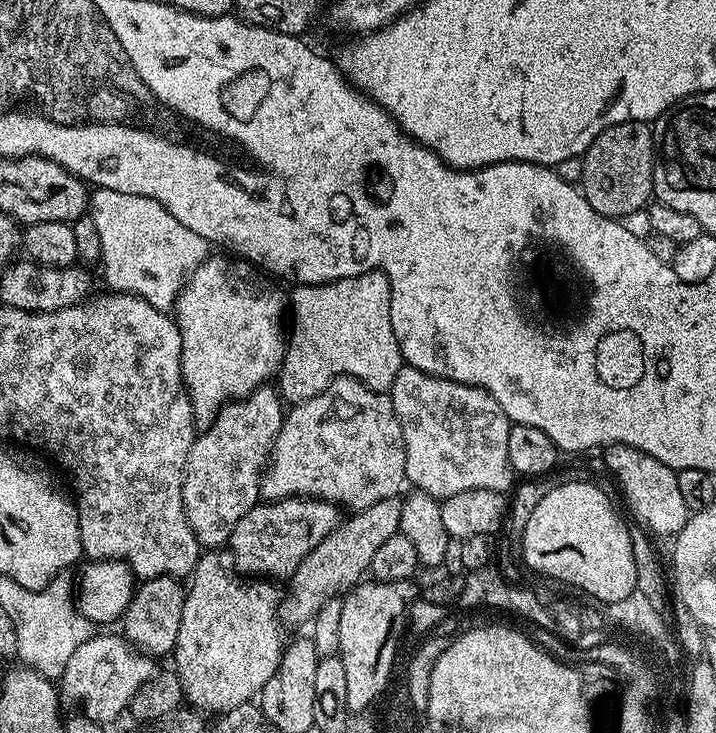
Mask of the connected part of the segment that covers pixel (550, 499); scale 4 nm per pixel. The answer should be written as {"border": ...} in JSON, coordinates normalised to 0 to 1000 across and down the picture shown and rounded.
{"border":[[[799,655],[795,660],[767,664],[763,679],[746,690],[740,712],[735,712],[732,731],[726,737],[725,752],[732,753],[732,764],[749,780],[767,786],[771,791],[784,791],[788,797],[800,797],[811,802],[821,813],[839,819],[844,827],[869,821],[874,810],[888,806],[888,779],[885,778],[885,750],[877,727],[878,716],[866,711],[855,682],[832,660],[820,660],[816,655]]]}

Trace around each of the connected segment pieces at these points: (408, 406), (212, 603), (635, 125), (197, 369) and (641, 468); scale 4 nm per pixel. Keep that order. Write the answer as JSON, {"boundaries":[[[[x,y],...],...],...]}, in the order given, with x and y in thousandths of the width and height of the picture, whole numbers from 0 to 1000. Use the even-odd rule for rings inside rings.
{"boundaries":[[[[560,499],[547,523],[545,539],[550,565],[556,565],[556,576],[561,581],[567,614],[564,648],[577,667],[619,679],[645,674],[645,668],[690,668],[708,673],[716,664],[718,645],[709,633],[712,574],[679,531],[642,524],[638,518],[627,518],[624,513],[603,513],[582,502]]],[[[291,750],[281,757],[274,776],[267,783],[265,795],[260,802],[257,825],[254,827],[254,854],[249,854],[249,870],[246,872],[246,883],[243,885],[243,896],[246,895],[246,907],[243,915],[247,925],[251,926],[251,940],[257,943],[257,955],[261,956],[270,967],[278,969],[281,973],[302,971],[296,974],[311,974],[327,969],[327,963],[338,963],[348,958],[356,956],[362,951],[366,936],[372,936],[372,930],[377,930],[378,921],[383,914],[388,914],[388,903],[394,898],[399,883],[399,868],[391,864],[394,858],[394,846],[388,836],[394,829],[394,808],[384,802],[381,793],[374,789],[342,789],[339,784],[331,783],[321,774],[320,765],[307,760],[309,754],[302,750]]],[[[881,164],[841,177],[841,183],[835,183],[816,206],[811,229],[807,250],[810,266],[818,270],[818,276],[824,276],[835,292],[870,297],[887,288],[904,285],[913,267],[911,169],[898,164]]],[[[292,347],[263,378],[257,394],[243,416],[243,435],[254,461],[254,516],[268,550],[268,572],[275,585],[292,584],[307,558],[325,546],[348,540],[358,529],[367,529],[387,512],[397,492],[399,458],[391,454],[391,435],[399,431],[399,404],[384,393],[345,355],[318,347]]],[[[852,606],[842,613],[844,633],[852,648],[860,653],[863,664],[872,670],[872,682],[883,692],[888,703],[887,714],[892,719],[915,729],[918,733],[936,730],[943,733],[946,726],[958,718],[964,703],[958,683],[947,668],[946,640],[919,630],[905,617],[881,611],[873,606]]]]}

